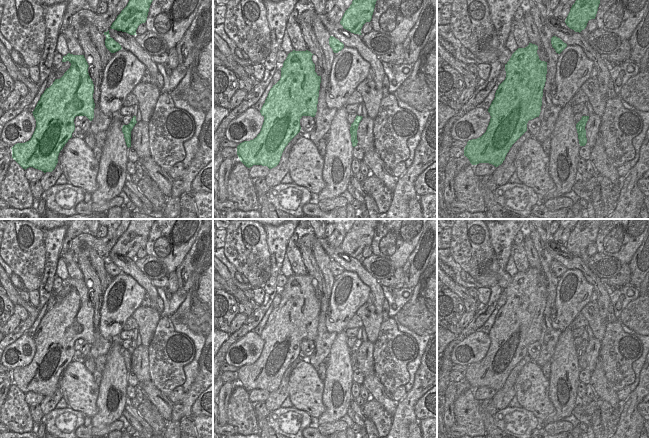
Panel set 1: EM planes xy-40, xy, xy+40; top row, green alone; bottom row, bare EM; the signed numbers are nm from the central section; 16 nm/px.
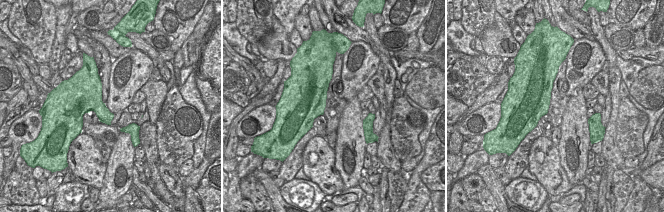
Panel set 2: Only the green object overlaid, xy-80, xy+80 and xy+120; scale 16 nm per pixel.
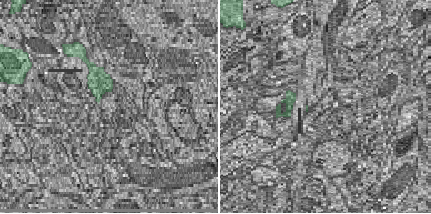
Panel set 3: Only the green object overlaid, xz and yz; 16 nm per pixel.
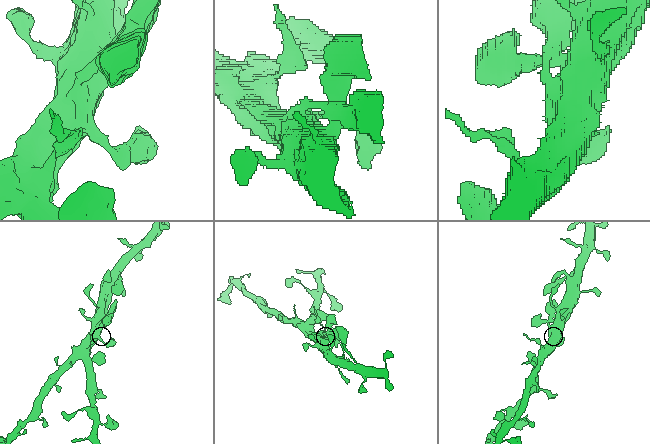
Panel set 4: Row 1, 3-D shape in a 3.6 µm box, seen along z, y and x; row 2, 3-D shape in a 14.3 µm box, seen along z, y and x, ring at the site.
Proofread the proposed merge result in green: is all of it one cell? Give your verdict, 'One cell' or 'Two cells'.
One cell

